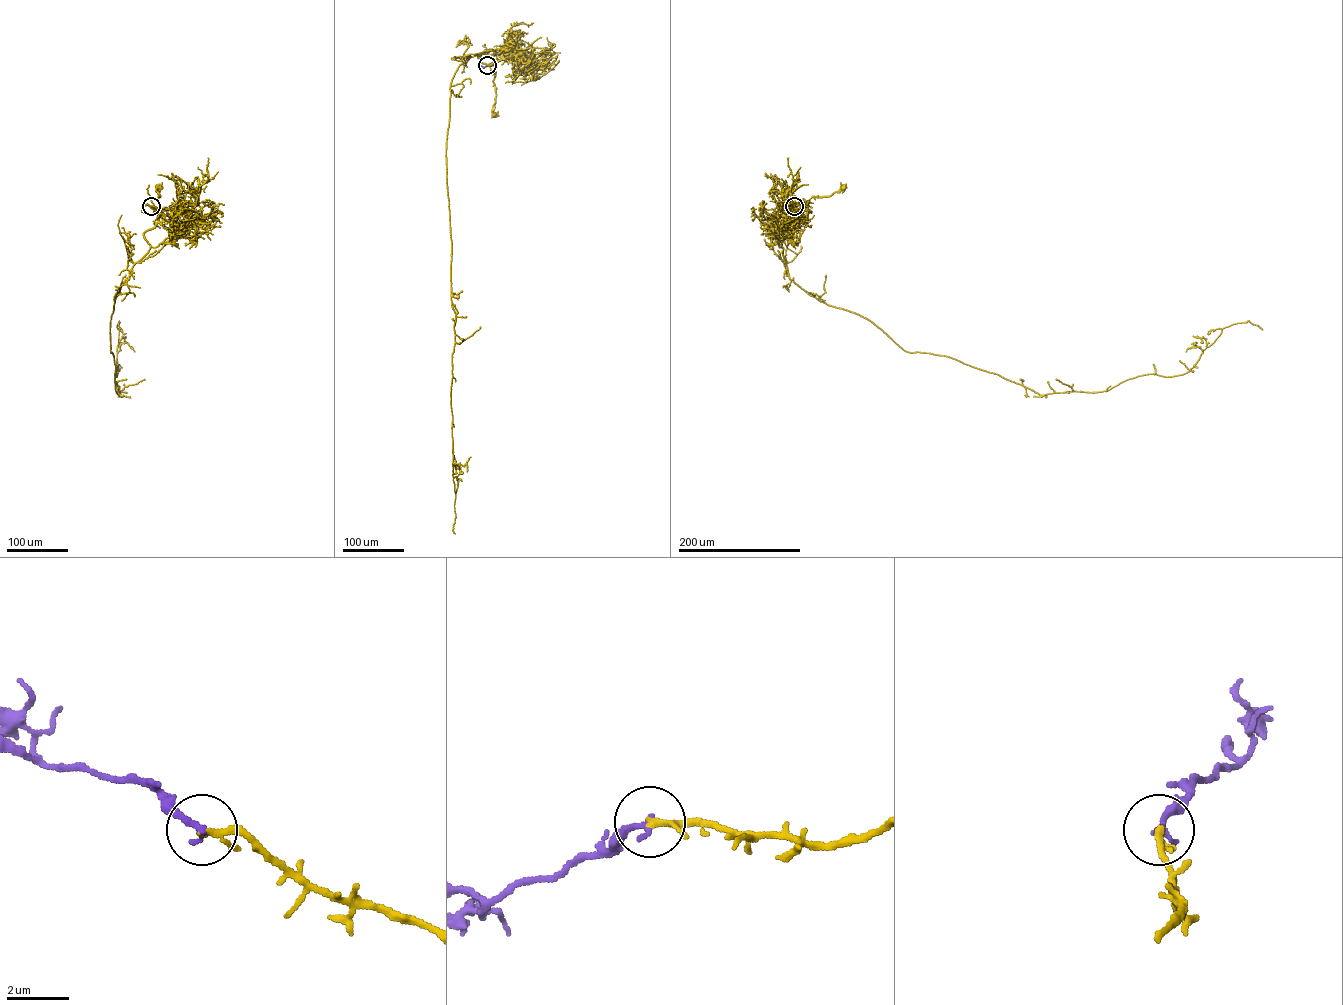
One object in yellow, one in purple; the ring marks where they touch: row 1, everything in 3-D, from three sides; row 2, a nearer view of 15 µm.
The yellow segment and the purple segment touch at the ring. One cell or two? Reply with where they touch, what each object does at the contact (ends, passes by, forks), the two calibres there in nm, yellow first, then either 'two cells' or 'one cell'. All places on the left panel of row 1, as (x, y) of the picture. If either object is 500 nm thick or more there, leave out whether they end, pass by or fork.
place (151, 206); yellow passes by; purple ends; calibres 160 and 220 nm; one cell

